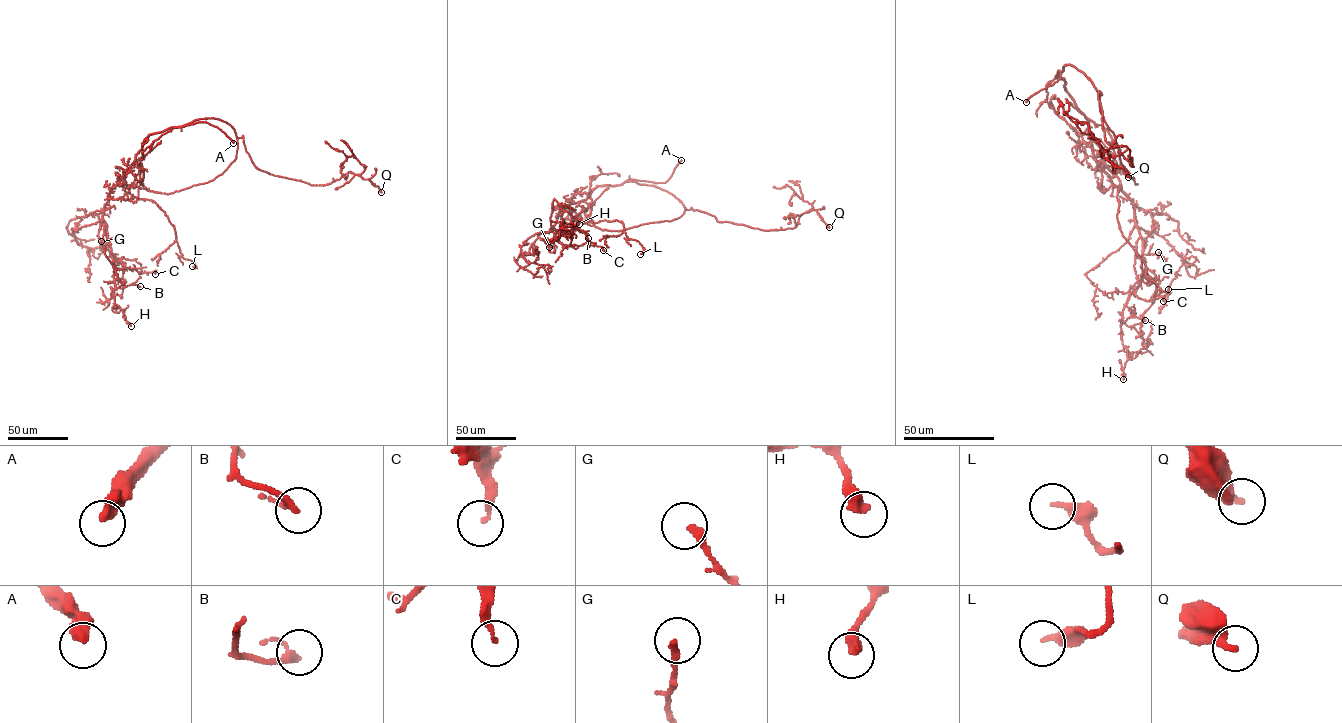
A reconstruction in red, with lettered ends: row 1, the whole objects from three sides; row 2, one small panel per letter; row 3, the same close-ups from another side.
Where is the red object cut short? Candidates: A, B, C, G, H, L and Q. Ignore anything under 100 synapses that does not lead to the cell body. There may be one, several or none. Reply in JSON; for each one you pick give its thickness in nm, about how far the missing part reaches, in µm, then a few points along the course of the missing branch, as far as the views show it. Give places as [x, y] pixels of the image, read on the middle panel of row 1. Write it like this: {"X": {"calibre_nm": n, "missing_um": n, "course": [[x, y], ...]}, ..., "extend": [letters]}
{"A": {"calibre_nm": 400, "missing_um": 9}, "extend": ["A"]}

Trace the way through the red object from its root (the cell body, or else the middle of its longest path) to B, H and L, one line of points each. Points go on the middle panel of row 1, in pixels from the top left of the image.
B: (648, 185), (598, 185), (558, 214), (551, 231), (556, 238), (565, 223), (588, 238)
H: (648, 185), (598, 185), (585, 200), (562, 210), (551, 231), (558, 238), (561, 222), (579, 224)
L: (648, 185), (598, 185), (577, 217), (580, 222), (621, 221), (628, 239), (642, 245), (640, 254)

